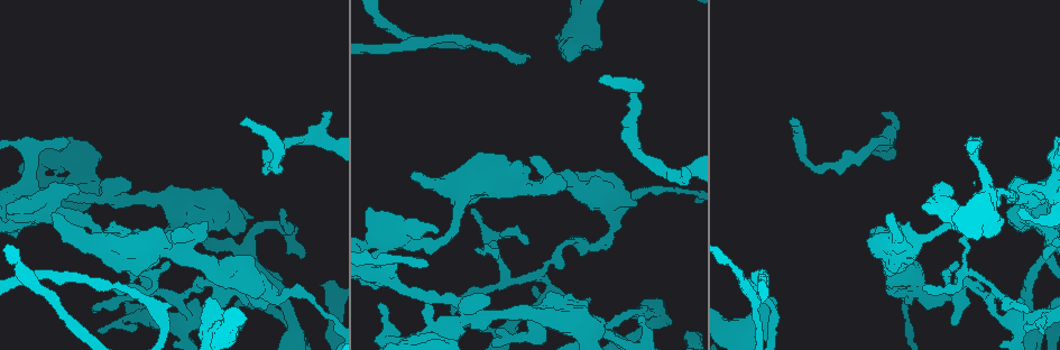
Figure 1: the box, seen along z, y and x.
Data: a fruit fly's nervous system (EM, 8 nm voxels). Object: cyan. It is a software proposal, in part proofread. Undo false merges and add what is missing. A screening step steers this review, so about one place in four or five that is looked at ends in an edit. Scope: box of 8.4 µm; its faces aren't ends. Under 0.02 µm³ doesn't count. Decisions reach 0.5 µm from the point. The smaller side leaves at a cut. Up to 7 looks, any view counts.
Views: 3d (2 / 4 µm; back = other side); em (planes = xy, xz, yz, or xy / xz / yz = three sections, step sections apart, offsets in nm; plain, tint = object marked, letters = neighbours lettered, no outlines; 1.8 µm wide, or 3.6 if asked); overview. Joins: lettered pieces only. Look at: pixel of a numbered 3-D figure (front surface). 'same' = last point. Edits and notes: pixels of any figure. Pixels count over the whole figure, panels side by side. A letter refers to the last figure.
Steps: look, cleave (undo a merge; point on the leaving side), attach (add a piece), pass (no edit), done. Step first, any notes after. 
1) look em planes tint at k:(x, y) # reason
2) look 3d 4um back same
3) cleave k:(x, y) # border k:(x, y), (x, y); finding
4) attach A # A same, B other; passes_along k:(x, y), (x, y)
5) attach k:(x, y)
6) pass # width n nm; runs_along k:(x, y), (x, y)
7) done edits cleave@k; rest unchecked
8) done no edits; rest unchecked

look em planes letters at 1:(1020, 329) # sharp bend

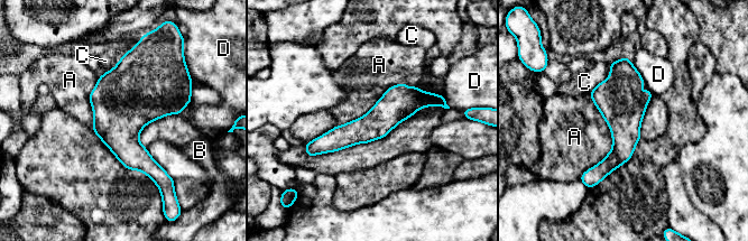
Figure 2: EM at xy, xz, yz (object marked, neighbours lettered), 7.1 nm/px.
pass # A other, B other, C other, D other; runs_along 2:(435, 100), (310, 147); continuous, no second neuron

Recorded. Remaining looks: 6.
look em planes tint at 1:(648, 315) # sharp bend

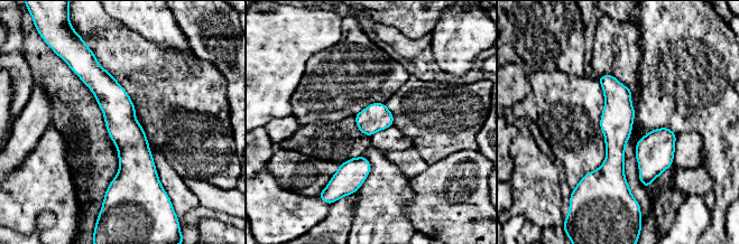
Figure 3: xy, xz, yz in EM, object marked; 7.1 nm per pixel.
look em planes letters same # what lies round it

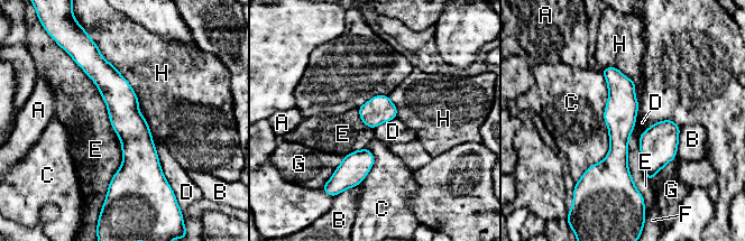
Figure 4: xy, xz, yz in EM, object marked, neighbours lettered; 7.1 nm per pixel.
pass # A other, B other, C other, D other, E other, F other, G other, H other; continuous, no second neuron

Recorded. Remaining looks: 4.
look em planes plain at 1:(289, 294) # thick turns thin

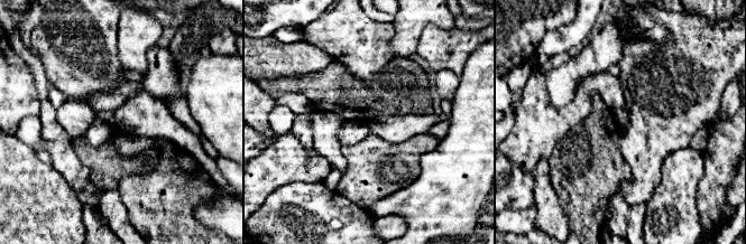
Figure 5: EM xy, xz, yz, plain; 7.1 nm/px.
look em planes letters same # what lies round it

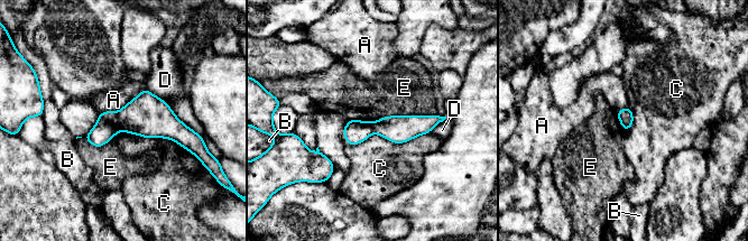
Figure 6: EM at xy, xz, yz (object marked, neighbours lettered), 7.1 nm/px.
cleave 6:(147, 116) # longest_contact E 650 nm; A other, B other, C other, D other, E other; a second neuron is stuck on

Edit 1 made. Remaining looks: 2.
done edits cleave@6; rest unchecked

